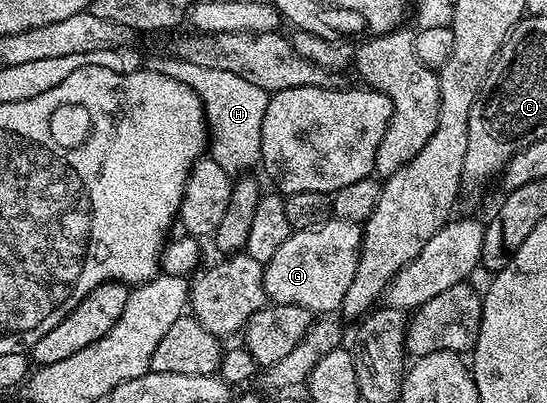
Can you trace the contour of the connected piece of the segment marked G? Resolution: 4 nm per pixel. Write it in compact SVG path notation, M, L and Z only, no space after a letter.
M331 218L312 230L291 231L284 246L280 246L280 250L276 250L276 254L272 254L270 261L264 265L262 291L275 305L300 306L312 314L337 313L344 302L344 294L348 294L348 286L352 286L352 278L356 278L356 266L361 253L362 228L352 222Z

